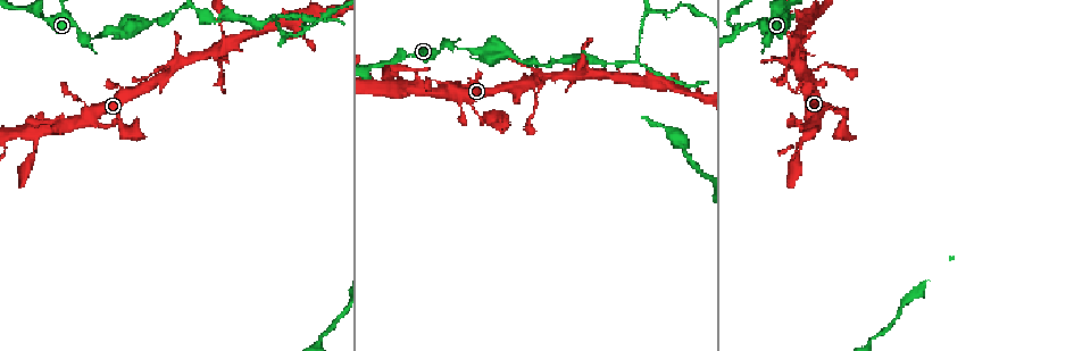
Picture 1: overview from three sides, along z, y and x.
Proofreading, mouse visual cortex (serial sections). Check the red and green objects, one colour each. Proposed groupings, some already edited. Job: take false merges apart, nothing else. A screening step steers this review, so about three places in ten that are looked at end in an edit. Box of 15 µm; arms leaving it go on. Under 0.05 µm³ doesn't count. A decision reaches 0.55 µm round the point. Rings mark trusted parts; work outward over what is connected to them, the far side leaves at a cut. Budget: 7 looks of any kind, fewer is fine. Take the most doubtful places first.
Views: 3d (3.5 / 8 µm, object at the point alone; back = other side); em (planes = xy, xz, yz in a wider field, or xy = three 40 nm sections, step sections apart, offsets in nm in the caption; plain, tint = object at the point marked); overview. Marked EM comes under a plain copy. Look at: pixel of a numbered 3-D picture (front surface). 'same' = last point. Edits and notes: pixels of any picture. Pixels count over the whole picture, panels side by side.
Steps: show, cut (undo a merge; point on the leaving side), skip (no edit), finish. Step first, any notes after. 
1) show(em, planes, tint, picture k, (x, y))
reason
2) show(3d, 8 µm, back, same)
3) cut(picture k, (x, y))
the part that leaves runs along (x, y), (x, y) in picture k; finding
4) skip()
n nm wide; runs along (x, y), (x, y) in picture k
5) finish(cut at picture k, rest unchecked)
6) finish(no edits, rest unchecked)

show(3d, 3.5 µm, picture 1, (220, 69))
thin neck

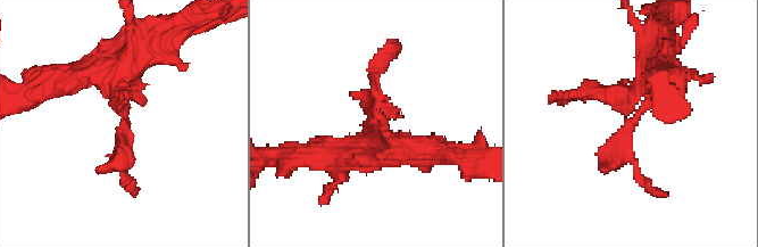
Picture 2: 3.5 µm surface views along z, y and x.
show(em, xy, step 2, tint, picture 2, (124, 121))

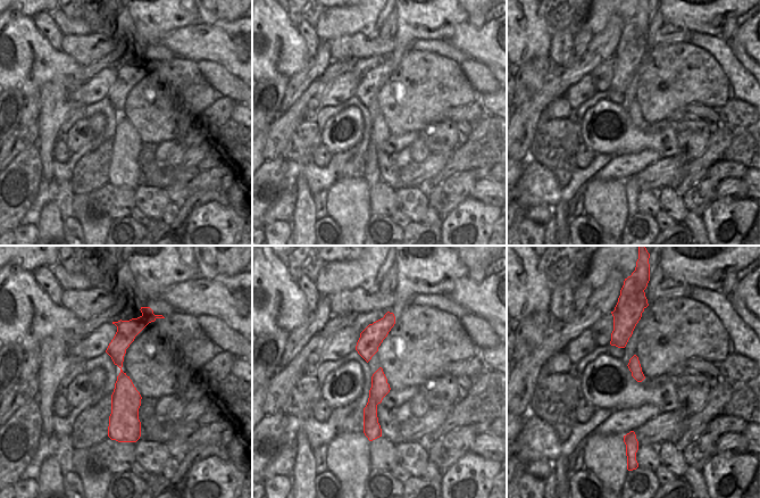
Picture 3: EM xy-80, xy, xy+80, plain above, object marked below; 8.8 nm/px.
show(em, planes, tint, same)

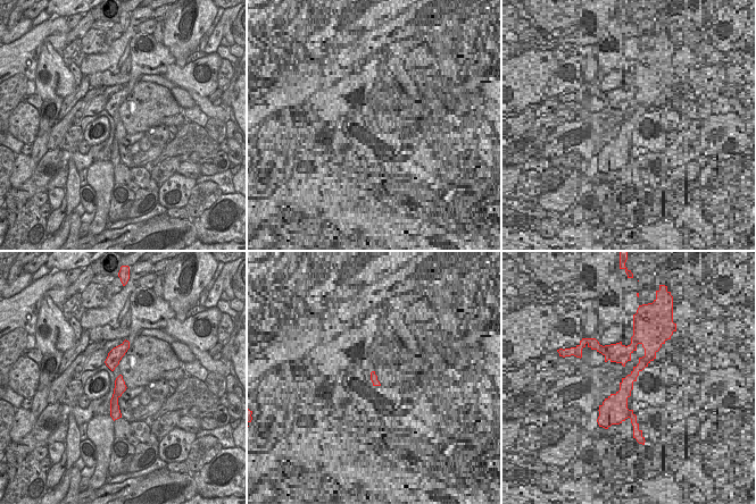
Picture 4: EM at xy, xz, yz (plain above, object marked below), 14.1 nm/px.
cut(picture 2, (616, 155))
two cells meet here

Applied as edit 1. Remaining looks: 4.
show(3d, 3.5 µm, back, picture 1, (104, 36))
sharp bend

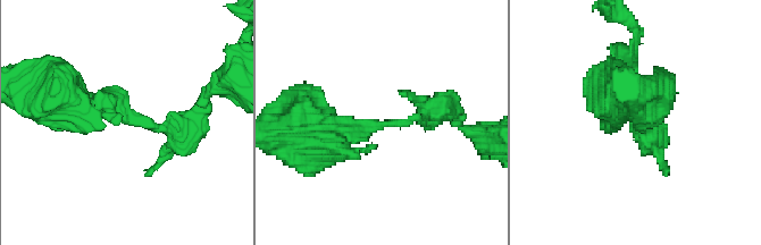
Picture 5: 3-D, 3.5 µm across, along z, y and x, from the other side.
show(em, planes, tint, picture 5, (129, 118))
arms of 250, 300 nm

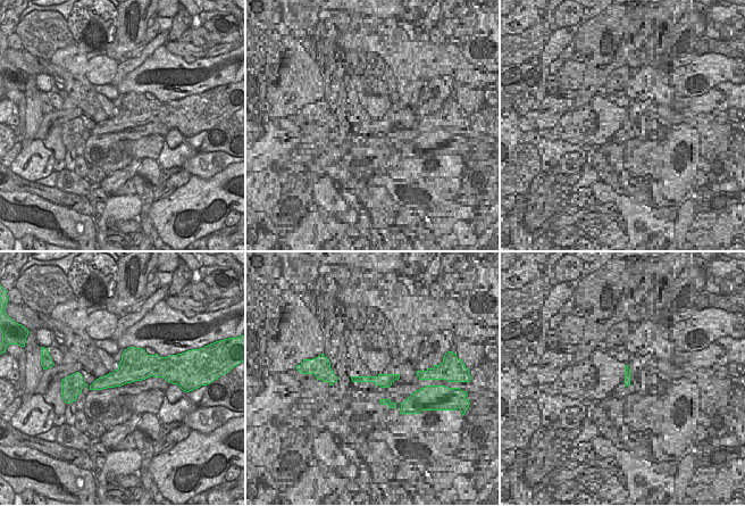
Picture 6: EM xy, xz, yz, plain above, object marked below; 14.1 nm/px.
show(em, xy, step 1, tint, same)
another direction

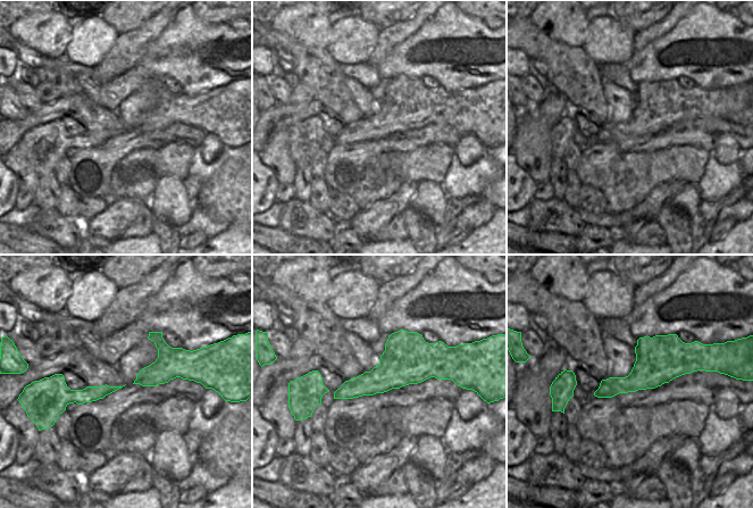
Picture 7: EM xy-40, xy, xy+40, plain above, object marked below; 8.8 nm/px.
skip()
runs along (111, 389), (66, 390) in picture 7; one cell here

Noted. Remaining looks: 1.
finish(cut at picture 2, rest unchecked)

